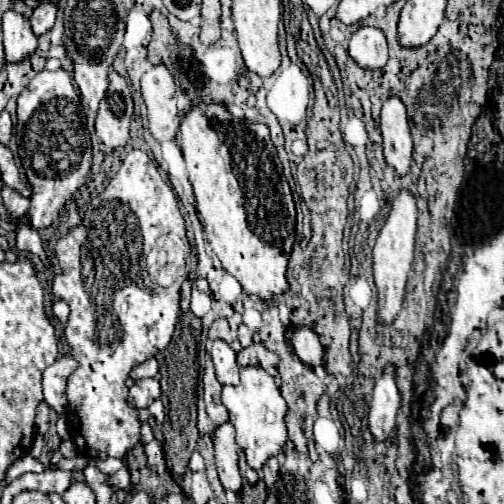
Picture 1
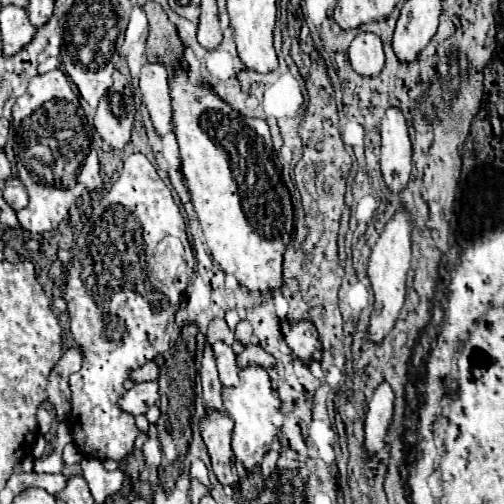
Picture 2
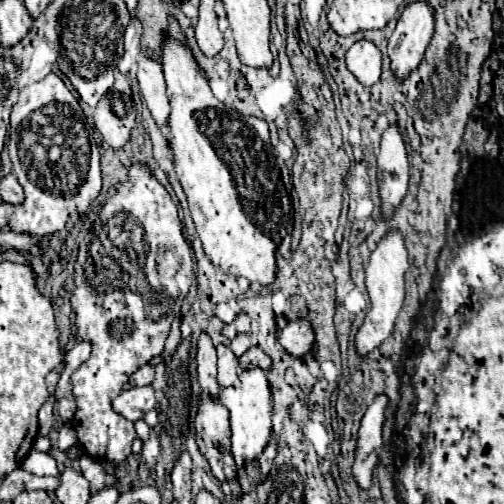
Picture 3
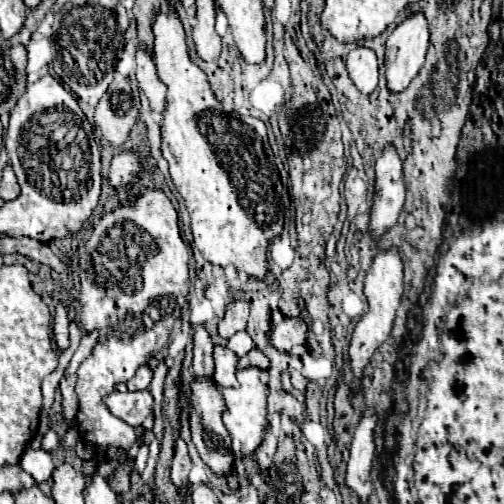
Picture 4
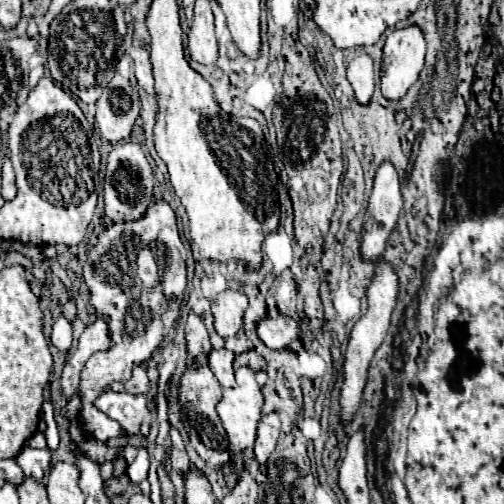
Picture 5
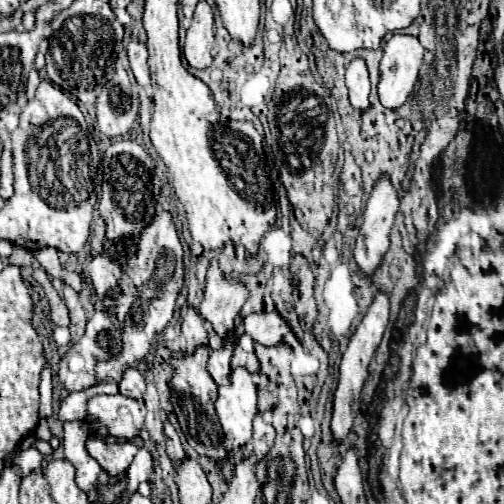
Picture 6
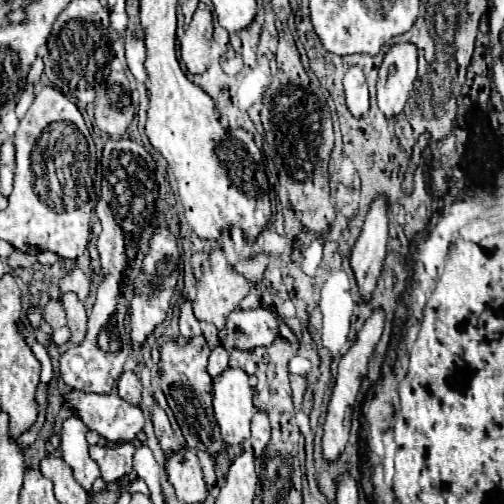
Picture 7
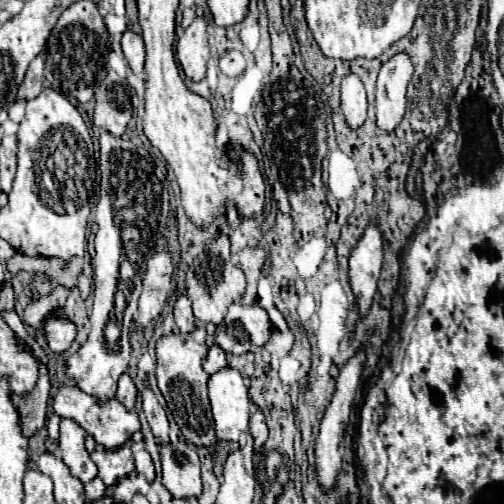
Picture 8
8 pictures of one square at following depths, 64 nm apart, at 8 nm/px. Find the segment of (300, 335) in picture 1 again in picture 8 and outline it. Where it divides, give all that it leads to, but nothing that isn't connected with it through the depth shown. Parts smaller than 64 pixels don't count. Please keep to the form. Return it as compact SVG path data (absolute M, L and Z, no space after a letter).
M240 302L232 304L224 318L224 326L216 328L214 342L232 354L250 352L256 346L264 346L270 338L272 322L268 312L258 304L242 306Z

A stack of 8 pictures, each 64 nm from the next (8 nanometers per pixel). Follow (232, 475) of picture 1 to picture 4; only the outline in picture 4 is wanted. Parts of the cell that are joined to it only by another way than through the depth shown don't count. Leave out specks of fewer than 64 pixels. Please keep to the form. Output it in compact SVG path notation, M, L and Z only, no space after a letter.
M196 380L192 384L192 414L190 414L190 430L192 430L192 442L198 448L200 458L210 466L210 470L216 476L226 476L232 470L232 450L230 450L230 436L228 430L222 422L222 412L224 412L224 398L218 392L216 384L212 380Z

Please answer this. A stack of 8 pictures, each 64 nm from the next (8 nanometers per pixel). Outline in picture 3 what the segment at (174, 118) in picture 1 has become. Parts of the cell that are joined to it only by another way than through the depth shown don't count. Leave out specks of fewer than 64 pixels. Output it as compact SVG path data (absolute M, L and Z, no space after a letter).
M142 58L138 64L138 82L140 82L140 94L156 120L156 124L162 128L168 122L170 116L170 104L166 96L166 82L162 74L162 64L154 62L150 58Z

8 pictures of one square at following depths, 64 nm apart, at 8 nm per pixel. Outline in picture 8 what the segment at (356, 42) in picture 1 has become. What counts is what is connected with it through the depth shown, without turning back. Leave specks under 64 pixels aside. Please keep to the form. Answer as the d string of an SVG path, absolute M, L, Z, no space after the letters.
M348 74L342 78L342 112L350 128L358 128L366 120L368 100L366 88L358 74Z

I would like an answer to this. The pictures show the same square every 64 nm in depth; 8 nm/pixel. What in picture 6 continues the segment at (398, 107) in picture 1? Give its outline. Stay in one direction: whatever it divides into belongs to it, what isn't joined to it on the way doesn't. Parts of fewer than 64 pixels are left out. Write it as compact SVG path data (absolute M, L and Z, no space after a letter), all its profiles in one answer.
M382 174L382 176L376 180L374 190L372 190L372 194L370 194L370 198L368 198L366 210L364 210L364 214L362 214L360 234L358 234L358 238L356 238L356 248L354 248L354 258L356 258L356 262L358 262L358 266L360 266L360 270L362 270L364 274L370 274L370 272L374 272L374 270L380 266L380 262L382 262L382 258L384 258L388 246L390 246L390 238L388 238L388 236L390 236L390 228L392 228L392 224L394 224L394 218L396 218L398 208L400 208L398 192L396 192L396 188L392 186L390 178L388 178L386 174Z

